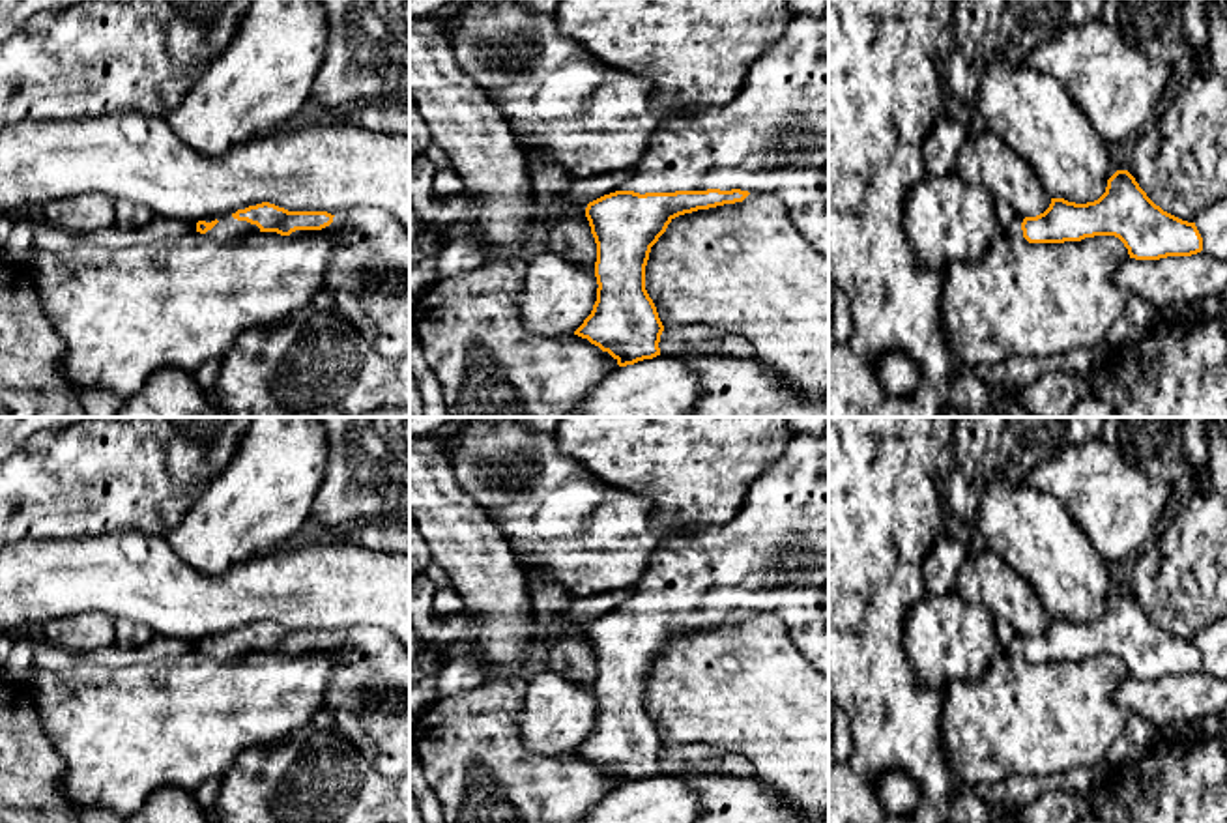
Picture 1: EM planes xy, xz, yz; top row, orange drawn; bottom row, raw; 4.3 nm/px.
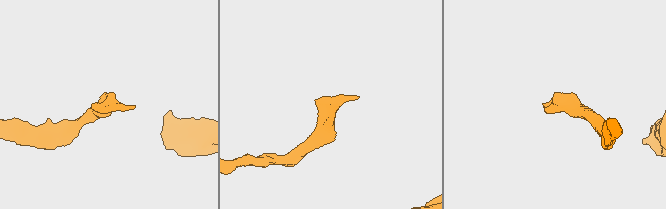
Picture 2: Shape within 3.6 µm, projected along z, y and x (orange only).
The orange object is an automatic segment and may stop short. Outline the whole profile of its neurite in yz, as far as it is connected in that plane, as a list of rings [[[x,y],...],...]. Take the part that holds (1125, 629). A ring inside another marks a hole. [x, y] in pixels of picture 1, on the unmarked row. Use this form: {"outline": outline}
{"outline": [[[1117,589],[1098,619],[1075,623],[1051,617],[1049,627],[1036,636],[1016,634],[1006,653],[1023,655],[1029,662],[1115,655],[1135,679],[1191,675],[1203,670],[1195,642],[1156,625],[1128,589]]]}

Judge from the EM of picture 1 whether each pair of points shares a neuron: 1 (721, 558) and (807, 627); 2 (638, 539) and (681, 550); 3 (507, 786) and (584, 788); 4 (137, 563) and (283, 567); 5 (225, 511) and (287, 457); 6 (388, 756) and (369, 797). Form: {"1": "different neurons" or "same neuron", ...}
{"1": "same neuron", "2": "different neurons", "3": "same neuron", "4": "same neuron", "5": "same neuron", "6": "different neurons"}

